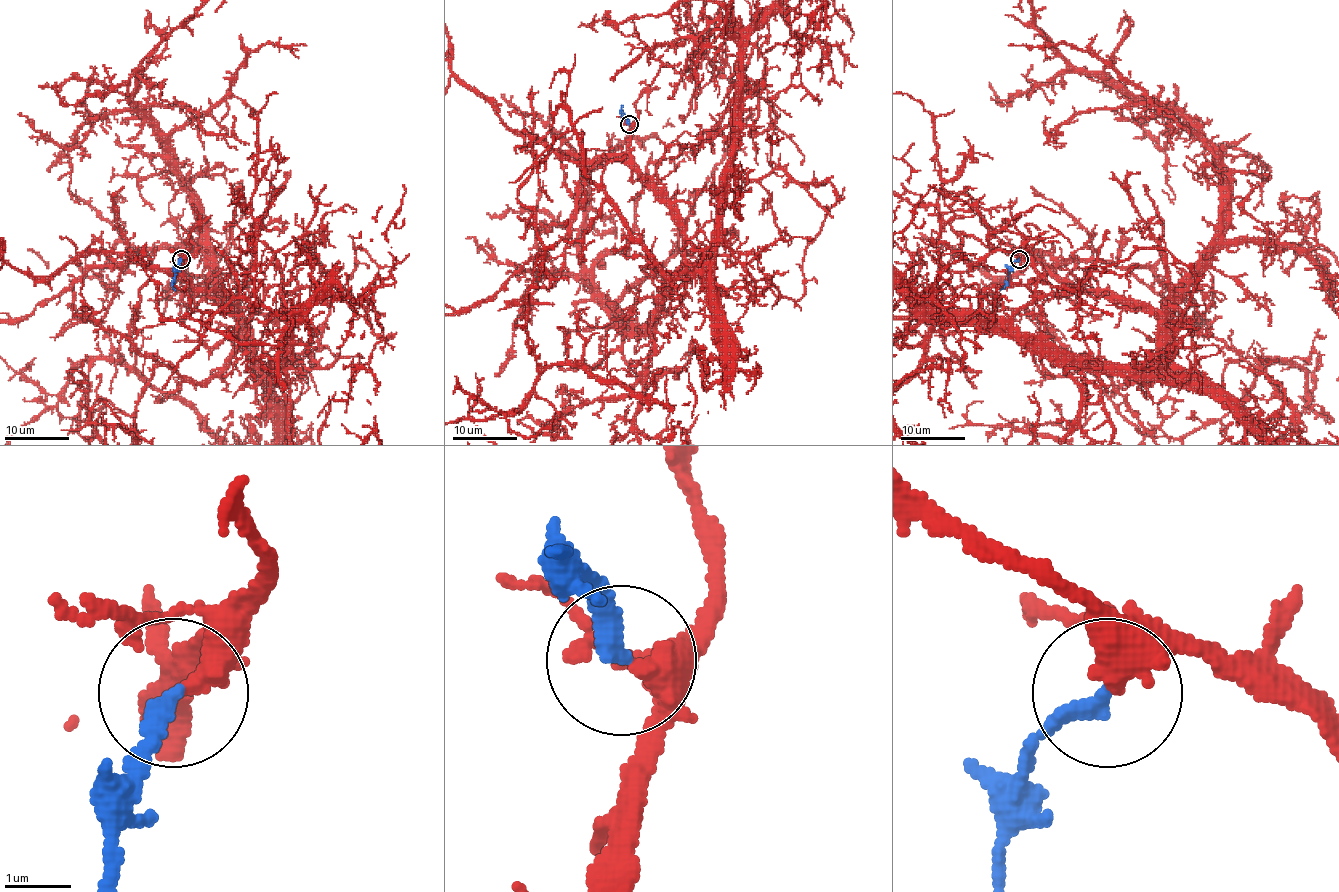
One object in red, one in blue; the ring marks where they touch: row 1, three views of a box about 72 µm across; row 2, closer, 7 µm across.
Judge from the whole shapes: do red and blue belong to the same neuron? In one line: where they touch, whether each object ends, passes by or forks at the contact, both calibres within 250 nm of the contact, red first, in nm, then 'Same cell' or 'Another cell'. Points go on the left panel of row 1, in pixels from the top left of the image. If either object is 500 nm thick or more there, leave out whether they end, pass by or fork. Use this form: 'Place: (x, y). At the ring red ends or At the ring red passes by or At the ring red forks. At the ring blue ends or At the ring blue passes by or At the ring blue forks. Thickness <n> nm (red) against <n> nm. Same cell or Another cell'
Place: (181, 259). At the ring red ends. At the ring blue ends. Thickness 440 nm (red) against 280 nm. Same cell

